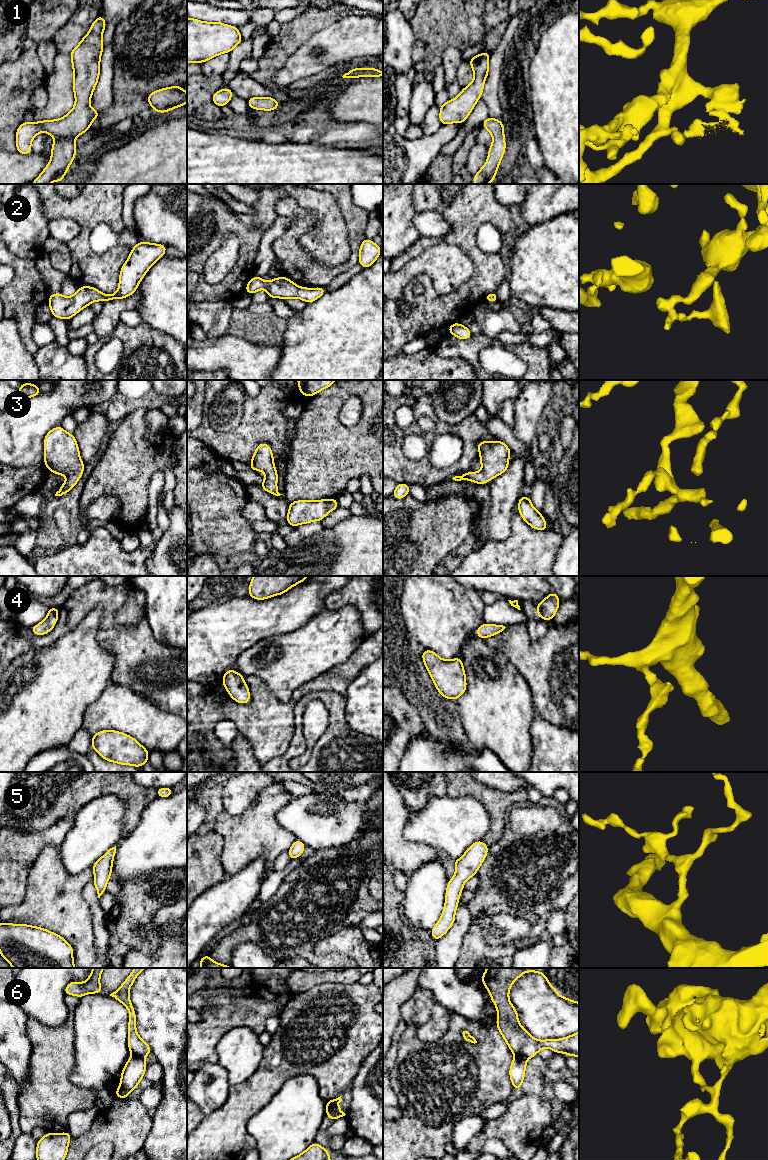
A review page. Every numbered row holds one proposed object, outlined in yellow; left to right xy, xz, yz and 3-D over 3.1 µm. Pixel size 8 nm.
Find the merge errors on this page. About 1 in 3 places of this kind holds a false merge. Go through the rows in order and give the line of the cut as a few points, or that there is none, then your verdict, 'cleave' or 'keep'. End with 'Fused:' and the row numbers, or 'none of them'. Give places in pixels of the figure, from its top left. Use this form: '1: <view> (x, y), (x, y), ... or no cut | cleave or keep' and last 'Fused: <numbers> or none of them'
1: no cut | keep
2: no cut | keep
3: no cut | keep
4: no cut | keep
5: no cut | keep
6: yz (515, 1055), (527, 1058) | cleave
Fused: 6

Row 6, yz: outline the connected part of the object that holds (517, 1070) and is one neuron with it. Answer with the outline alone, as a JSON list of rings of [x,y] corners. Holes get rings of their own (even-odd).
[[[515,1056],[510,1065],[509,1075],[514,1090],[520,1090],[522,1086],[524,1074],[526,1071],[526,1064],[527,1058],[522,1056]]]

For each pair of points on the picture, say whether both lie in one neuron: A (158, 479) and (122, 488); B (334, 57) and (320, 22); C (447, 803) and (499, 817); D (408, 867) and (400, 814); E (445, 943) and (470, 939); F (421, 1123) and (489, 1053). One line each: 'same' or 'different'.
A: different
B: different
C: different
D: same
E: different
F: same

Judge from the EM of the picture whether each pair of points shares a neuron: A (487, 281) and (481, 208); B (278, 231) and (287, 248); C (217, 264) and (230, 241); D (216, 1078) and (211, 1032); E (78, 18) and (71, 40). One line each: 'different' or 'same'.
A: same
B: different
C: same
D: different
E: same

